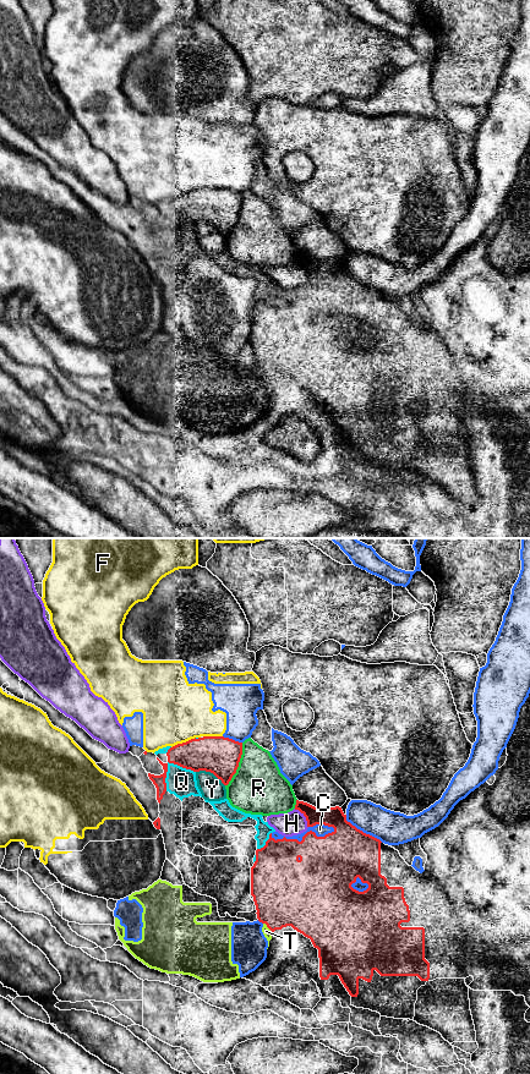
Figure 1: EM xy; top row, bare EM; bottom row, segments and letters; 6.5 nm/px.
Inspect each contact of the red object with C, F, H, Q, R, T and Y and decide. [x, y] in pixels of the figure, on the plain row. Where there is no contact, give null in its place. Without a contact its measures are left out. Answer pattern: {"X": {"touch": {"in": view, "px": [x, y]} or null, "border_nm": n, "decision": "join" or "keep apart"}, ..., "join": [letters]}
{"C": {"touch": {"in": "xy", "px": [302, 290]}, "border_nm": 420, "decision": "keep apart"}, "F": {"touch": {"in": "xy", "px": [182, 195]}, "border_nm": 180, "decision": "keep apart"}, "H": {"touch": {"in": "xy", "px": [305, 268]}, "border_nm": 160, "decision": "keep apart"}, "Q": {"touch": {"in": "xy", "px": [167, 217]}, "border_nm": 240, "decision": "keep apart"}, "R": {"touch": {"in": "xy", "px": [238, 217]}, "border_nm": 300, "decision": "keep apart"}, "T": {"touch": {"in": "xy", "px": [268, 379]}, "border_nm": 100, "decision": "keep apart"}, "Y": {"touch": {"in": "xy", "px": [211, 224]}, "border_nm": 220, "decision": "keep apart"}, "join": []}

